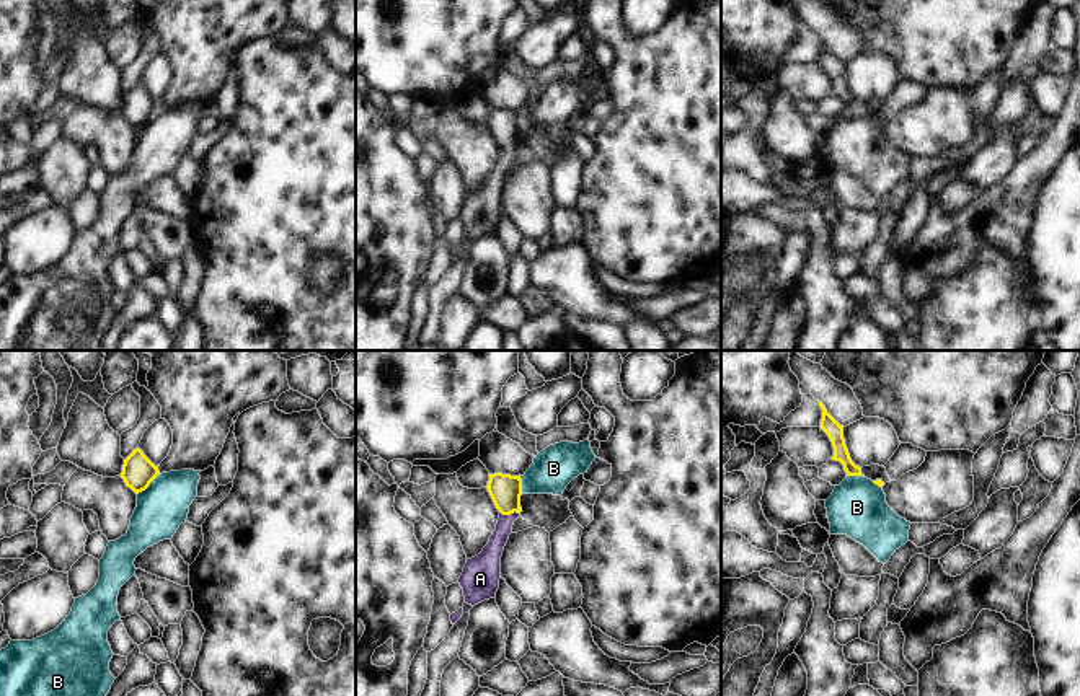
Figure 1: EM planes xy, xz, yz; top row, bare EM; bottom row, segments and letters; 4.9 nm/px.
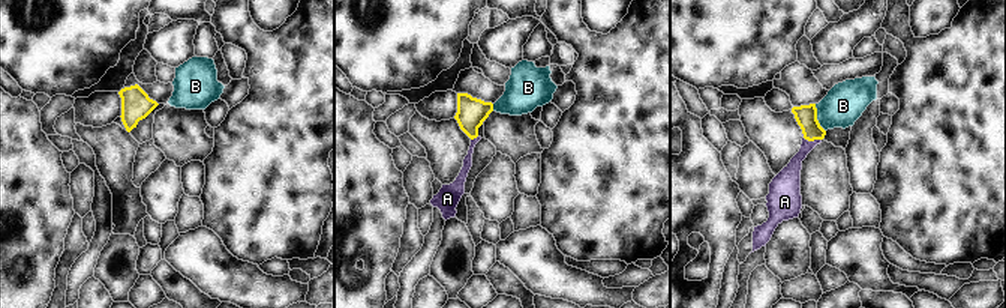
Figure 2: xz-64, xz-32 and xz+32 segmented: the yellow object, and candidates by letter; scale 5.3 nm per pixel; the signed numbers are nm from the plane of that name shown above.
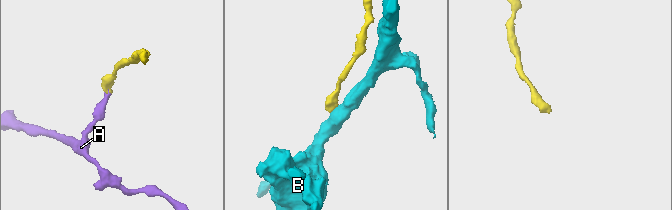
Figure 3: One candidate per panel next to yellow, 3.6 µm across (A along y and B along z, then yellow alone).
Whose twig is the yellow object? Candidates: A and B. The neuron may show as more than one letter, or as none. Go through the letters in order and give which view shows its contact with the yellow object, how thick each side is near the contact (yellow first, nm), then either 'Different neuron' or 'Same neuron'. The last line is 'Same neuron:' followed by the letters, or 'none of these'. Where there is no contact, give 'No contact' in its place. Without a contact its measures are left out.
A: Touches yellow in xz. Thickness 160 nm (yellow) against 110 nm. Same neuron
B: Touches yellow in xy. Thickness 160 nm (yellow) against 240 nm. Different neuron
Same neuron: A.

